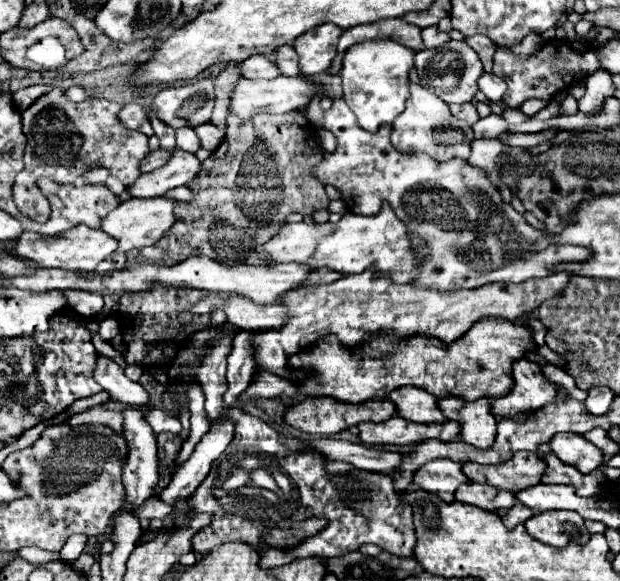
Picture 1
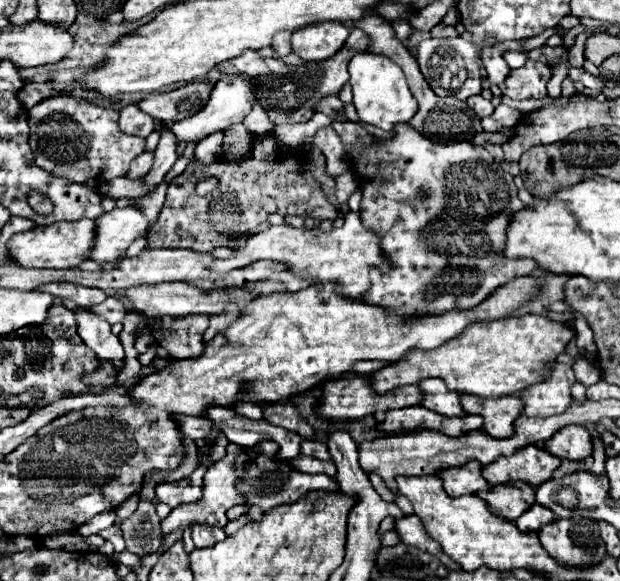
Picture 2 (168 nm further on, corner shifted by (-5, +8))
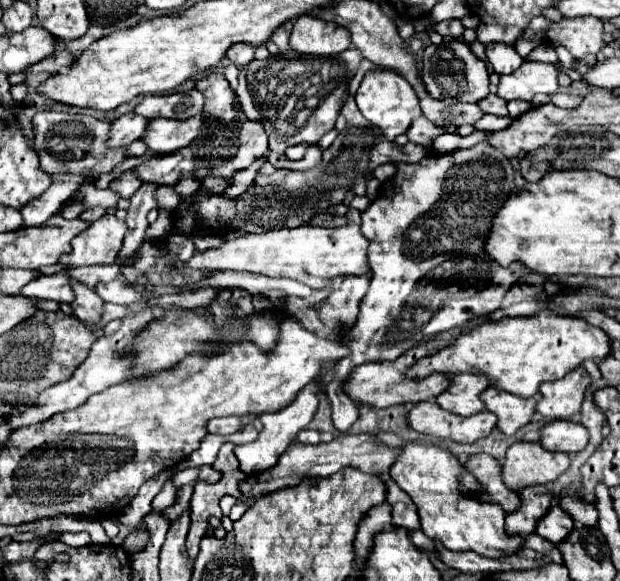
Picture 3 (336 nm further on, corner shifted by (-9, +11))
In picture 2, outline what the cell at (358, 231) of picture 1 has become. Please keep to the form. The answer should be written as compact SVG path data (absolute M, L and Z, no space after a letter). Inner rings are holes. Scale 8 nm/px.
M347 212L343 218L343 226L333 228L329 232L323 232L321 228L295 228L289 224L279 224L279 226L269 226L265 232L257 232L249 236L247 244L239 248L239 252L233 258L227 260L215 260L211 268L217 272L227 272L233 268L243 268L253 264L255 260L281 260L287 264L289 270L297 272L303 278L311 278L313 282L339 282L343 296L351 298L361 298L369 290L369 268L379 268L381 272L393 270L389 264L387 256L381 252L381 242L379 236L365 228L361 222L361 216L357 212ZM309 268L319 268L319 270L309 270Z

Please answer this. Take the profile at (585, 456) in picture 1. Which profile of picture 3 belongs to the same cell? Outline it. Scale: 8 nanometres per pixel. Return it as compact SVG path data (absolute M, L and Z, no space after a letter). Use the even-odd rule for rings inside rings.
M557 419L557 421L545 423L539 433L541 433L541 441L539 443L547 451L577 453L589 441L589 433L587 433L587 429L581 423L565 421L565 419Z

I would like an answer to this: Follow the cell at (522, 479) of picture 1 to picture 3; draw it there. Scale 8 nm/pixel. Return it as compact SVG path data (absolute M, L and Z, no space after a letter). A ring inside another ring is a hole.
M517 441L507 449L503 481L509 489L521 491L529 485L545 485L567 471L571 459L567 453L551 453L541 443Z

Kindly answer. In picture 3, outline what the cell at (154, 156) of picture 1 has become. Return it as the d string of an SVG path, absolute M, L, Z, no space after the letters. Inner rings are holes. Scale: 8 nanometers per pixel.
M125 171L125 173L121 173L117 179L113 179L109 187L111 187L119 197L123 197L123 199L131 199L131 195L141 187L141 181L137 179L135 173Z

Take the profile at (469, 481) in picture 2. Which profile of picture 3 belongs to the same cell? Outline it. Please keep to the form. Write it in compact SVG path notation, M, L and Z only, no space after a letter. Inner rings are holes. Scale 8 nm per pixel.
M487 453L471 455L467 465L465 465L465 469L471 471L479 479L483 489L489 493L489 501L499 503L505 513L513 513L513 511L519 509L521 497L519 497L519 493L511 491L503 483L501 465L499 465L499 461L493 455L487 455Z

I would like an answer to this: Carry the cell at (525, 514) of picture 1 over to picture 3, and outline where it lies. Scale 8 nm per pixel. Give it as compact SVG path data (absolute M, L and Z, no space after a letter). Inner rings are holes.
M553 505L551 511L537 523L537 535L553 543L561 543L573 531L573 519L559 507Z

